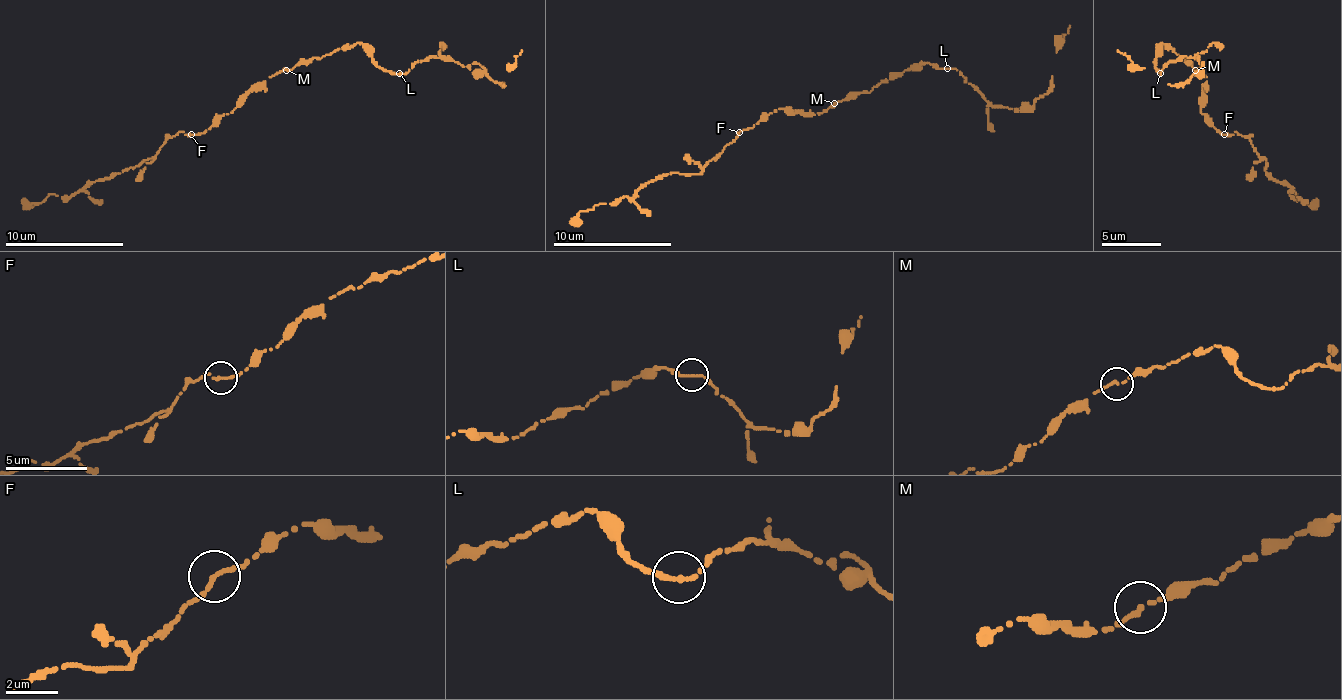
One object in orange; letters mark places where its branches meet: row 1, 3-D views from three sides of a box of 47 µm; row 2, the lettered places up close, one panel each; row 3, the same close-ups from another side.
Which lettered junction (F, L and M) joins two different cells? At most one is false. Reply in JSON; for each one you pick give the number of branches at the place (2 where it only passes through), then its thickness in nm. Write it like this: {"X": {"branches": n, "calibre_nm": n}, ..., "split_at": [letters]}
{"split_at": []}

